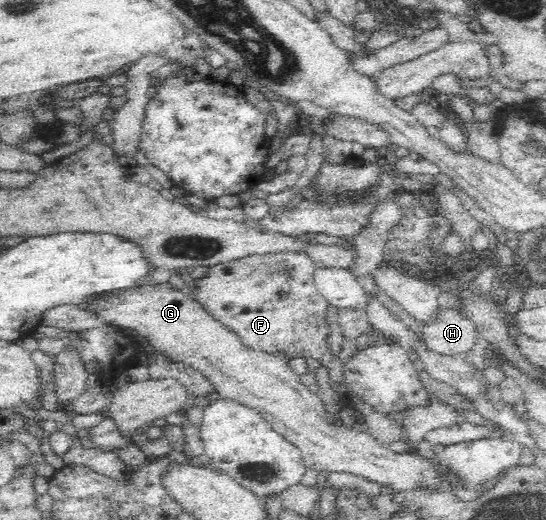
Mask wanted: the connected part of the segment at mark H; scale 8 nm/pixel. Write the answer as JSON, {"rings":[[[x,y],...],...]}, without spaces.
{"rings":[[[441,309],[438,317],[422,325],[422,338],[431,351],[446,356],[462,356],[480,338],[478,326],[458,309]]]}

